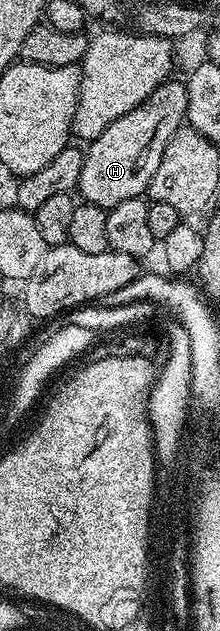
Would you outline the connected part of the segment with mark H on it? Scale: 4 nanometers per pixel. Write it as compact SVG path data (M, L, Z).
M166 80L162 86L155 88L155 92L151 92L143 104L131 108L127 116L119 116L115 124L107 124L98 138L88 143L76 187L84 201L109 211L123 200L140 198L148 191L151 176L155 176L155 168L159 168L159 160L163 160L167 140L171 140L171 136L175 136L185 122L185 84L181 80L173 81Z

